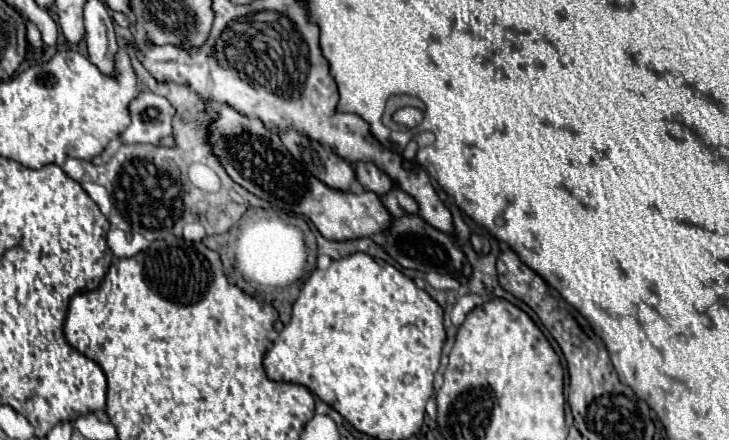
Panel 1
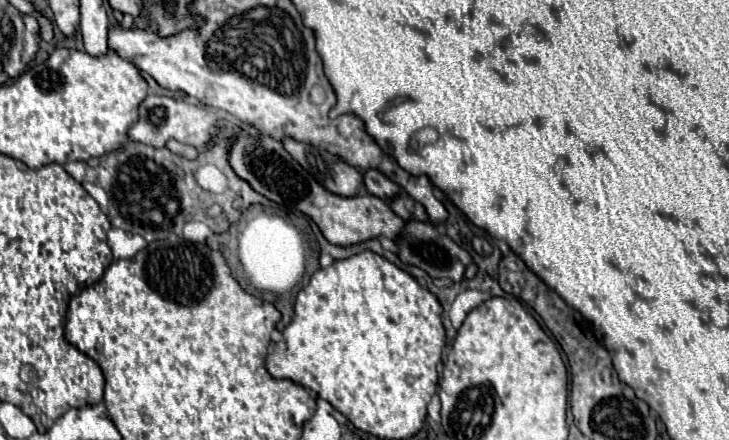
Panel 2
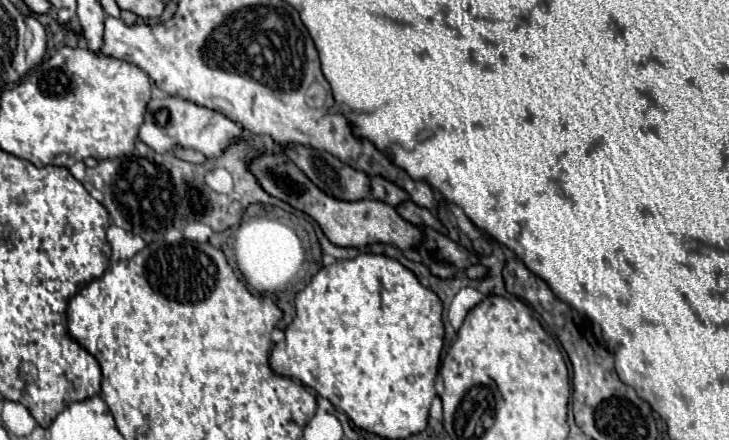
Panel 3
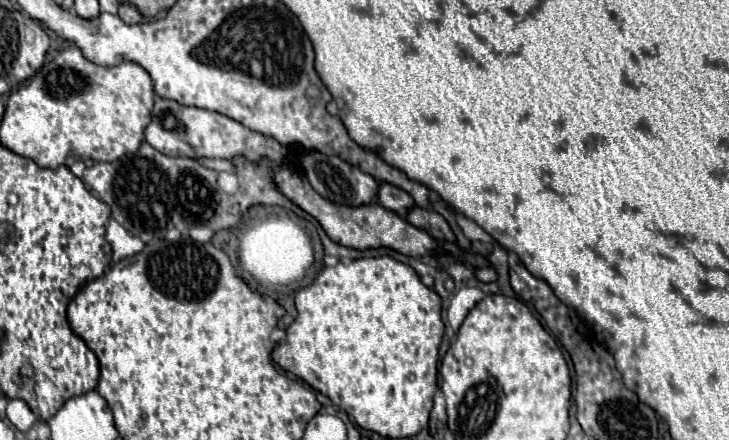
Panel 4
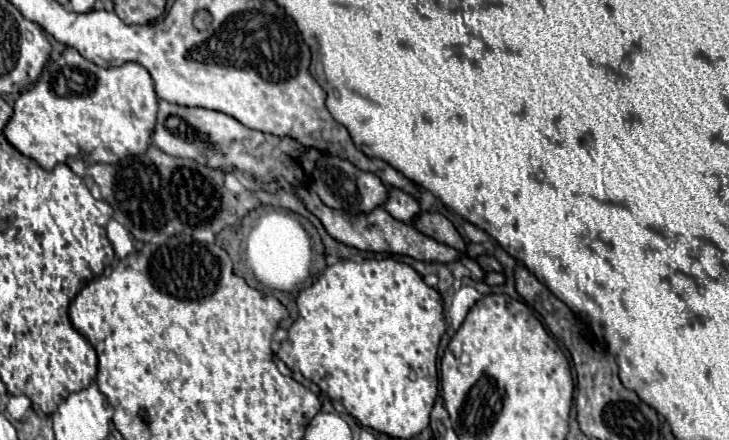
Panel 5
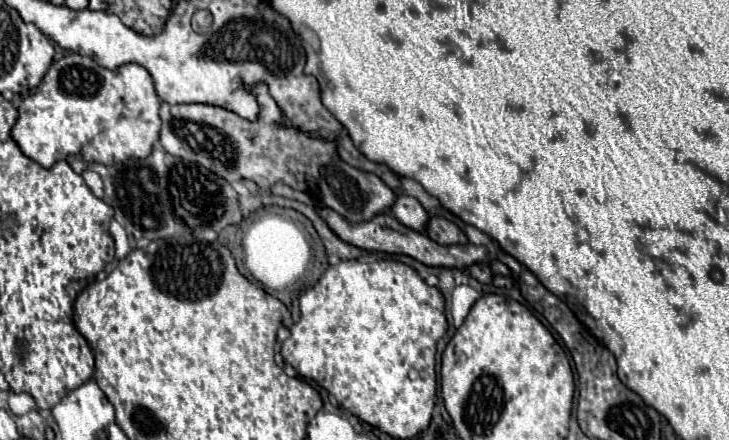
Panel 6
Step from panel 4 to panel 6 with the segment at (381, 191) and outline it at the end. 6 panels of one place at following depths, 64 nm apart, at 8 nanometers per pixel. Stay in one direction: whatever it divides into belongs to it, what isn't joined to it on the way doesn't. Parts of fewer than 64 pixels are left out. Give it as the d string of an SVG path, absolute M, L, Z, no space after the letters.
M398 194L390 212L400 220L404 222L408 228L412 230L418 230L418 232L424 232L426 228L426 222L428 222L428 214L424 212L422 204L412 198L412 196L406 196L406 194Z

